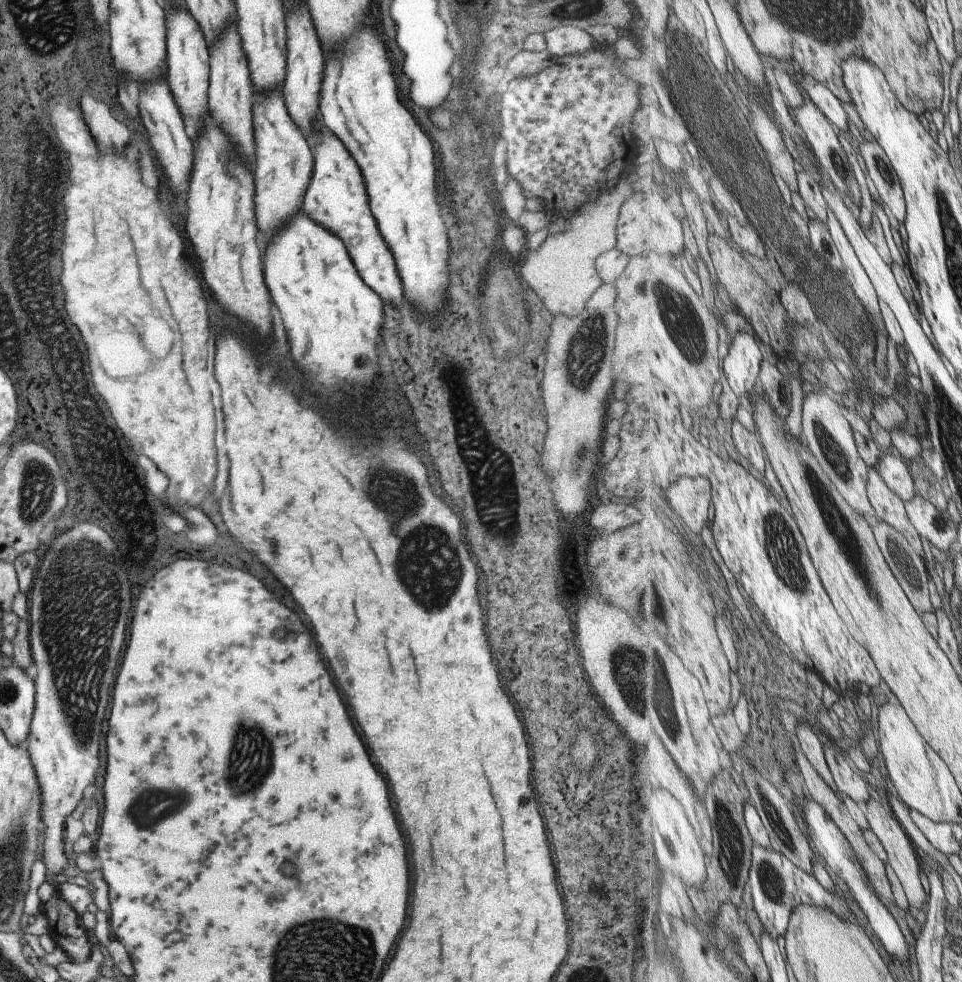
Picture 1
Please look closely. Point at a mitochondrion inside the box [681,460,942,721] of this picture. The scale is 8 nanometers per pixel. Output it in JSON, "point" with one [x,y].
{"point":[779,537]}

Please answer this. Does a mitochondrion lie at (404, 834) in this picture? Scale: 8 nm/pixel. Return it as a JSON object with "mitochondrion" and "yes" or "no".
{"mitochondrion":"no"}

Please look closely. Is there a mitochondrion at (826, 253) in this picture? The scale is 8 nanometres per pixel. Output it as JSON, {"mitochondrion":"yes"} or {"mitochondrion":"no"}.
{"mitochondrion":"yes"}

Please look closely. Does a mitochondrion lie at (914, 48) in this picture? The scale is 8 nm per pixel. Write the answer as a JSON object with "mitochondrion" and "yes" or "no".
{"mitochondrion":"no"}

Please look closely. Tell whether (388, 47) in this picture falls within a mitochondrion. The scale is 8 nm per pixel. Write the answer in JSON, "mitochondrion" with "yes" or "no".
{"mitochondrion":"no"}

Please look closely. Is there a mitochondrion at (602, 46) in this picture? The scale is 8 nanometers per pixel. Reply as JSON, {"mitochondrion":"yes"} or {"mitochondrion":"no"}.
{"mitochondrion":"no"}

